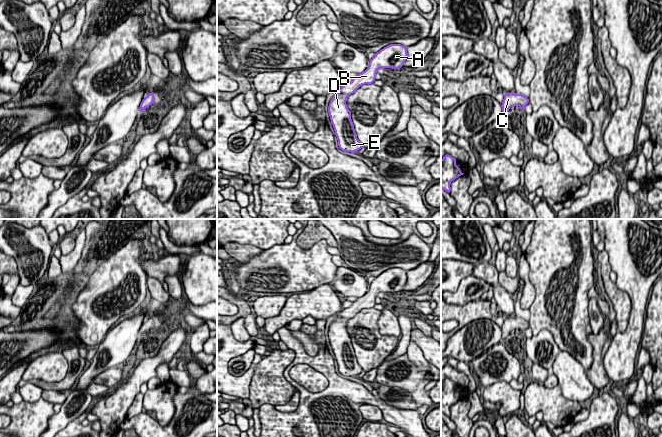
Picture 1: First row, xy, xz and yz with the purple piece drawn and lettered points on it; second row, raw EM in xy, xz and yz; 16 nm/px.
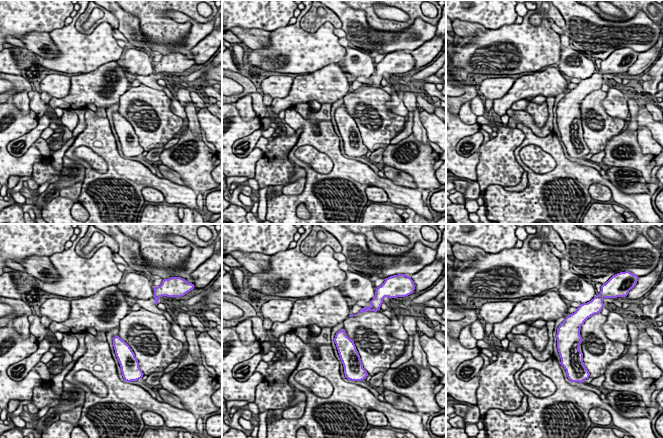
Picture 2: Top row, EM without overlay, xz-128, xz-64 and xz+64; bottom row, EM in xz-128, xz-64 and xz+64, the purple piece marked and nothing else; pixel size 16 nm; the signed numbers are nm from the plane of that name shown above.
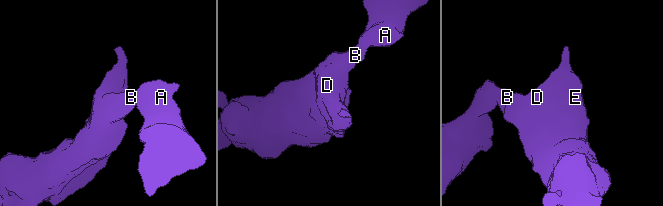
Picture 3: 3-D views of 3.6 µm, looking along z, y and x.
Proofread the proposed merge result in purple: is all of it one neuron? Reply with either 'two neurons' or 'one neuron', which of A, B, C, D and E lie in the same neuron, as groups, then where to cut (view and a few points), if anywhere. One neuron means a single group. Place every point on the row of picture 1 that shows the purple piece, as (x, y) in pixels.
one neuron | A B C D E | no cut

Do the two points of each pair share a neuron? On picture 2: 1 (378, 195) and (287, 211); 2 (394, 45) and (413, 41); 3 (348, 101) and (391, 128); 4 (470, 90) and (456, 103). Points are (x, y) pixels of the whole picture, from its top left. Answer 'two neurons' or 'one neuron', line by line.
1: two neurons
2: one neuron
3: one neuron
4: one neuron

